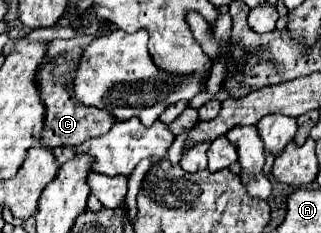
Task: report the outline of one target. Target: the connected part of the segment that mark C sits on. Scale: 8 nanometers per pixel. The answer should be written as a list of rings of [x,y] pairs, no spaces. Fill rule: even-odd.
[[[95,35],[89,37],[75,37],[75,39],[53,39],[47,43],[45,51],[45,63],[37,69],[37,89],[41,95],[41,101],[45,105],[47,117],[45,117],[45,127],[41,131],[41,145],[53,149],[53,147],[77,147],[85,143],[91,137],[99,137],[111,129],[113,115],[107,111],[101,111],[97,107],[87,107],[79,103],[73,95],[73,77],[75,77],[75,67],[81,59],[83,49]]]

